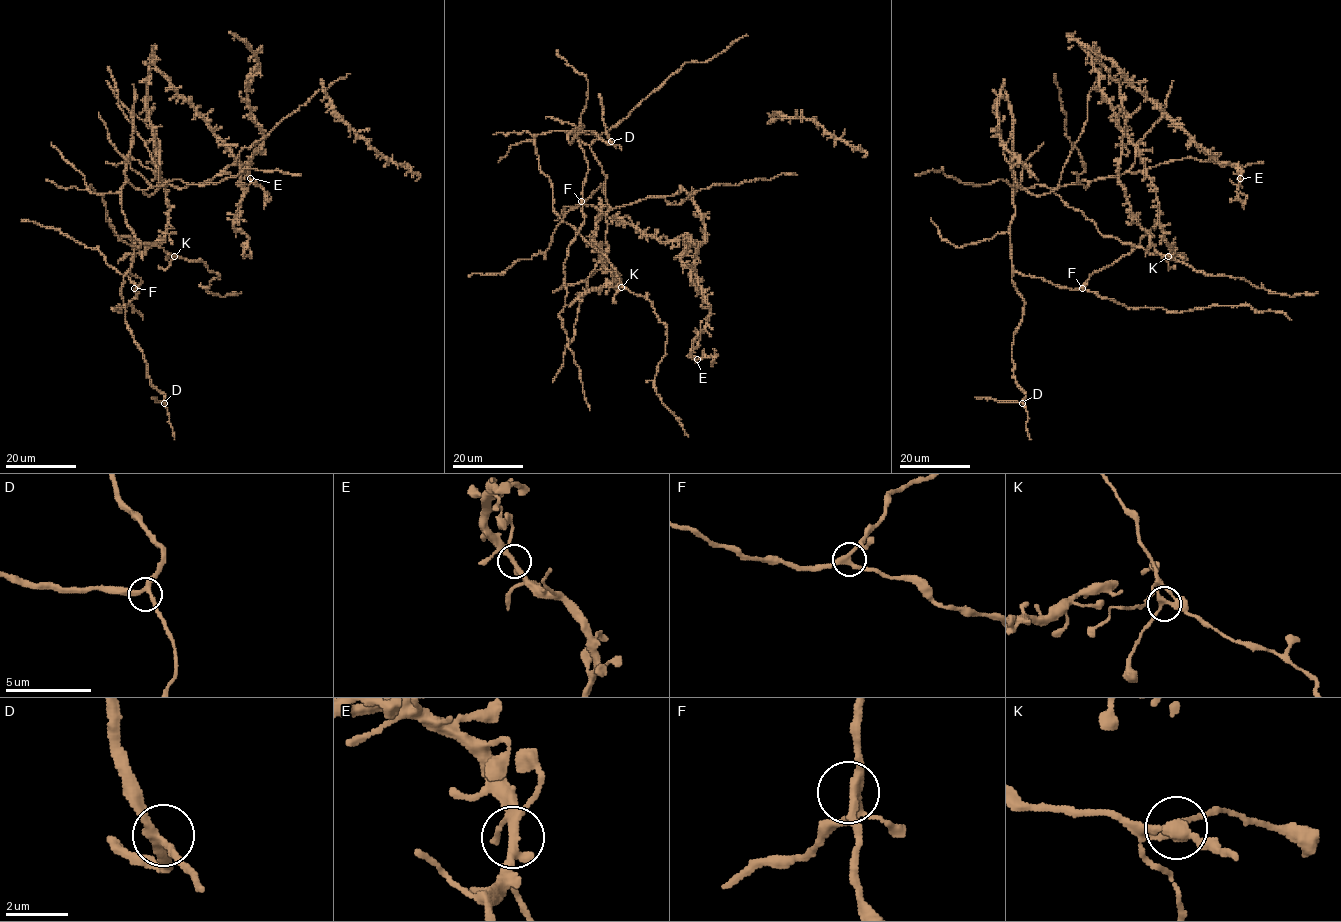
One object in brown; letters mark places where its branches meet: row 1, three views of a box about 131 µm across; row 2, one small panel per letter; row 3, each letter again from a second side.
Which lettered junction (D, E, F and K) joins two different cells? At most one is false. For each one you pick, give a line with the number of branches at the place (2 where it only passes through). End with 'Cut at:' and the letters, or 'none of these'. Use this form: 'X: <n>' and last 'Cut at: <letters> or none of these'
Cut at: none of these

